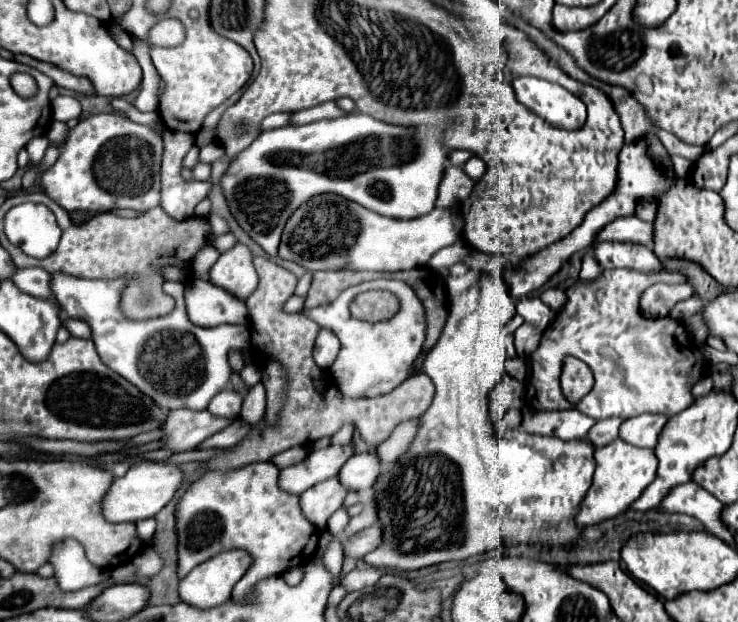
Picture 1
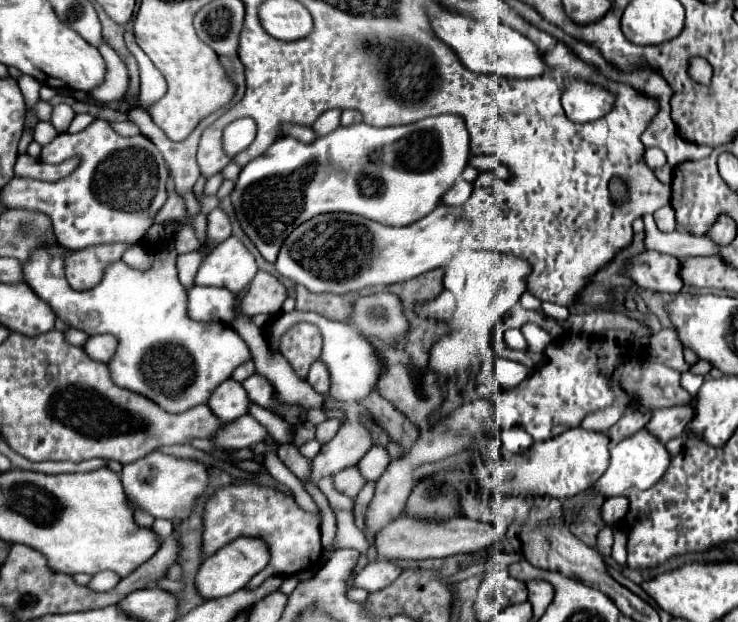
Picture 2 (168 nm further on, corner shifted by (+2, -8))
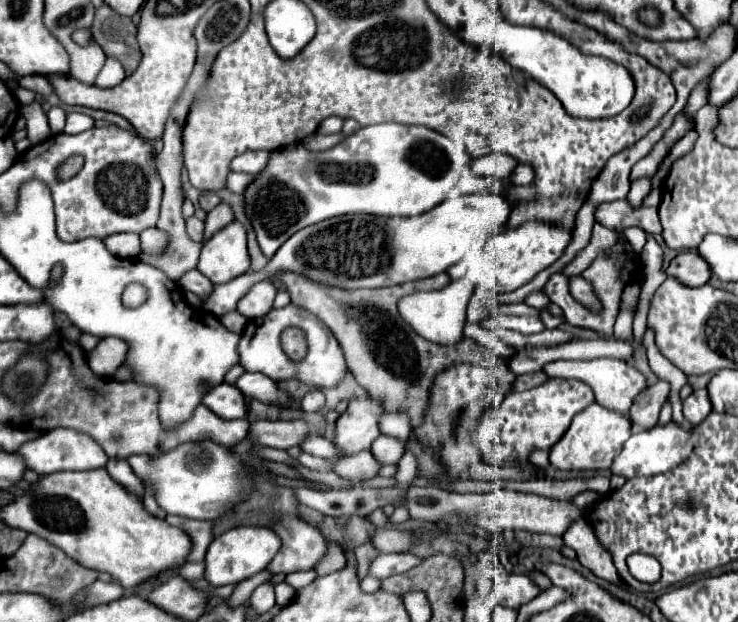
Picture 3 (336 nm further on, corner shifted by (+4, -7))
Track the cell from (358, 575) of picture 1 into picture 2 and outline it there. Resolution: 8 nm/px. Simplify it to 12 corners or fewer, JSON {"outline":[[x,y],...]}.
{"outline":[[391,560],[369,562],[353,580],[369,592],[389,586],[403,570]]}

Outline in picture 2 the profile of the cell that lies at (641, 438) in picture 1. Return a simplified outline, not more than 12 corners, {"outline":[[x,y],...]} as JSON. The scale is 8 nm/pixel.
{"outline":[[693,404],[659,408],[647,430],[659,440],[685,434],[695,416]]}

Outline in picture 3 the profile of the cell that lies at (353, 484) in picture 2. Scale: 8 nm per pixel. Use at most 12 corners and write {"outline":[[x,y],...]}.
{"outline":[[371,451],[343,457],[335,473],[347,481],[373,479],[379,463]]}

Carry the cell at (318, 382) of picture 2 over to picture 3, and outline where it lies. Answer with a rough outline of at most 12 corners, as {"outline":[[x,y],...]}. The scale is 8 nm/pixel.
{"outline":[[311,389],[301,401],[303,411],[325,405],[321,389]]}

